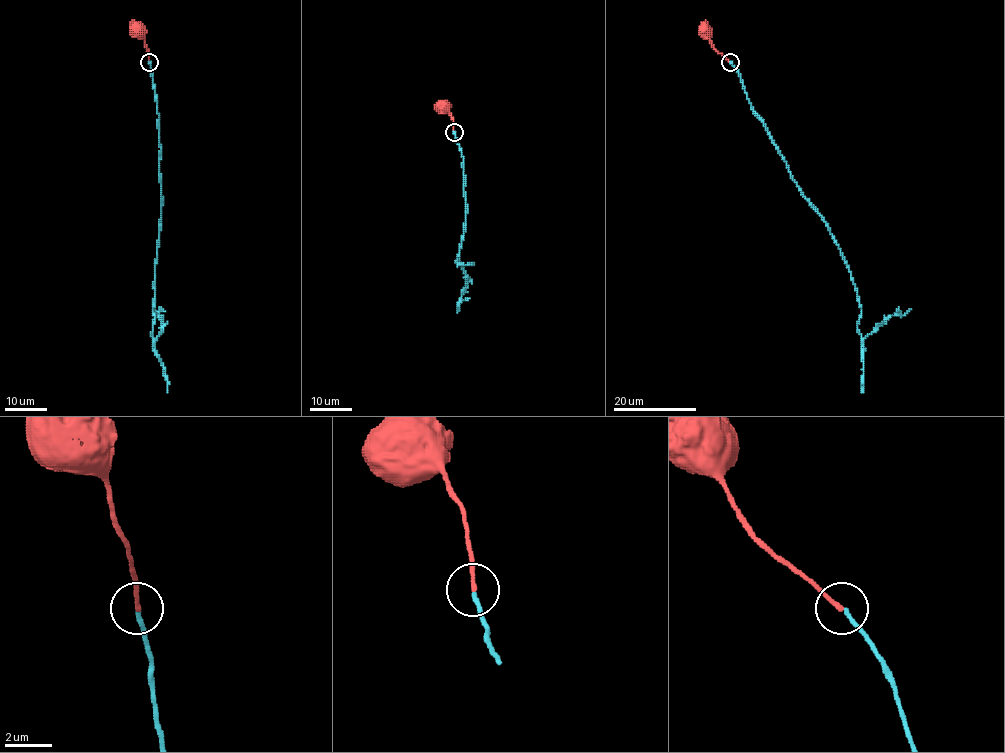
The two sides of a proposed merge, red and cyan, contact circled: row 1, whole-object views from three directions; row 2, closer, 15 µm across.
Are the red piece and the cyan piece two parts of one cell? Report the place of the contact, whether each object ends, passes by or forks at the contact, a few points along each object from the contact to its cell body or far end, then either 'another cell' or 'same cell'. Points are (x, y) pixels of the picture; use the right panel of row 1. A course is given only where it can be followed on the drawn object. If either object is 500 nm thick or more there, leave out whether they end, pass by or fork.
at (730, 62); red ends there; cyan ends there; red runs (731, 62), (716, 49), (705, 30); cyan runs (731, 62), (756, 115), (801, 194), (827, 226), (850, 273), (861, 308), (861, 337), (892, 315), (912, 310); same cell

